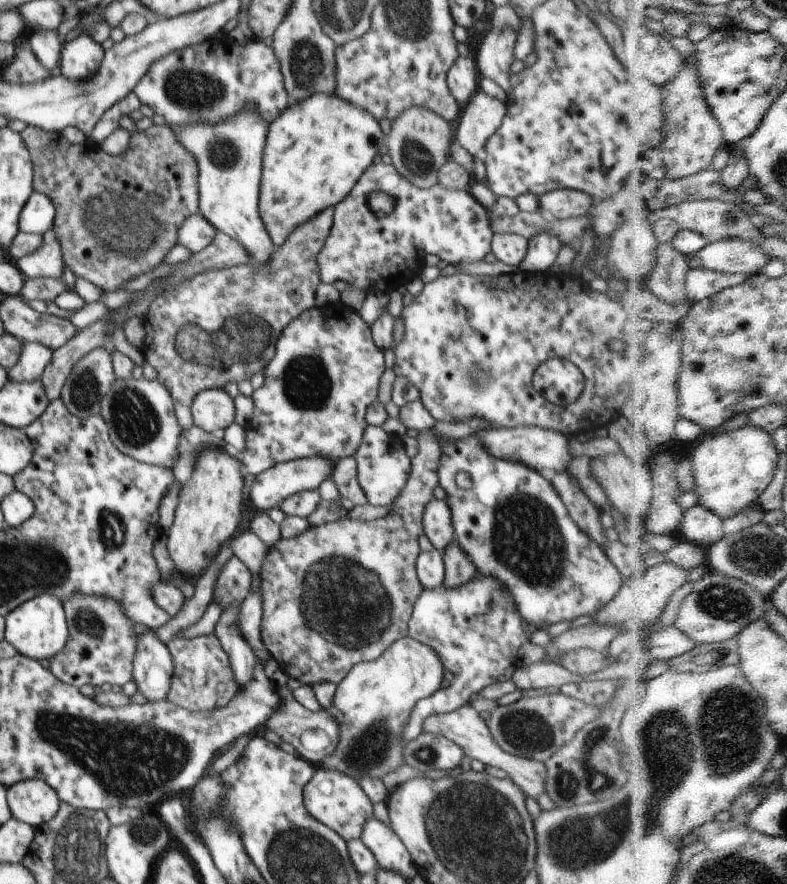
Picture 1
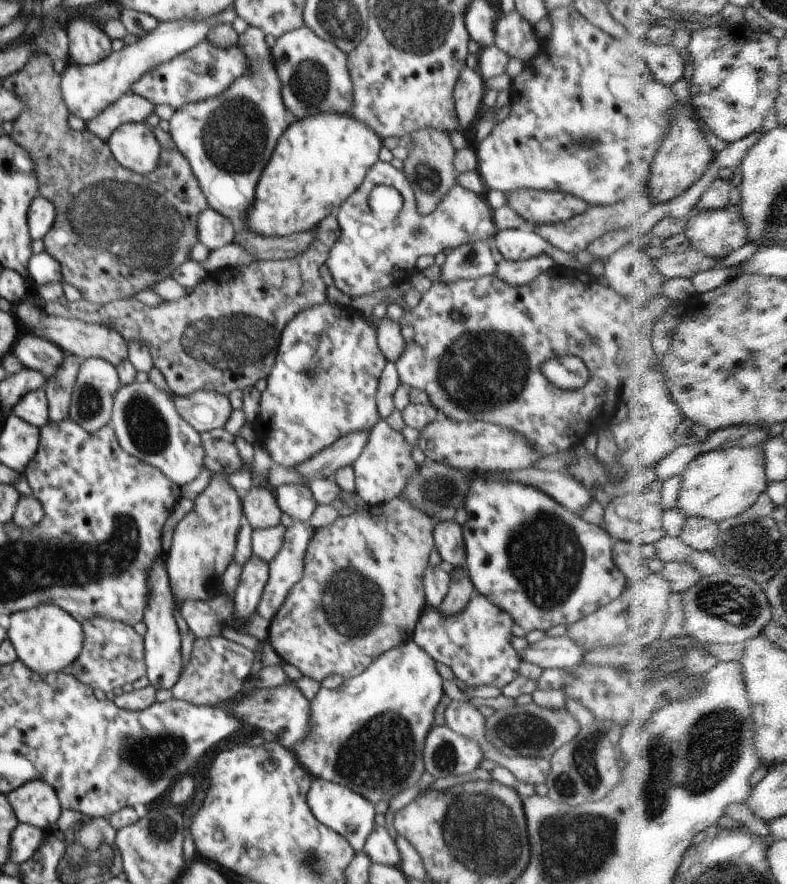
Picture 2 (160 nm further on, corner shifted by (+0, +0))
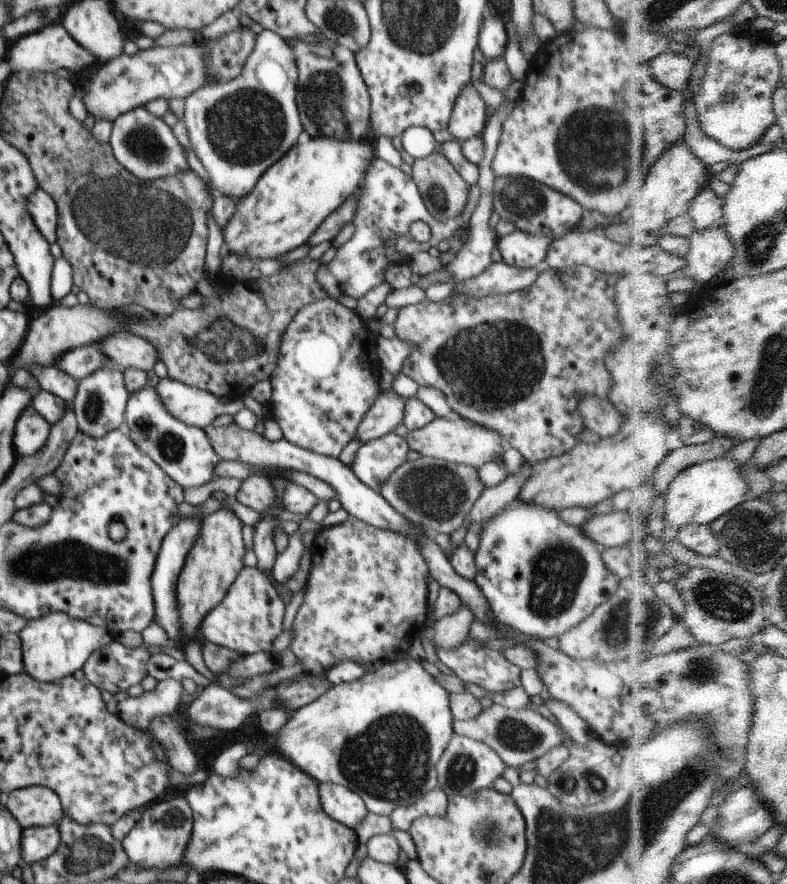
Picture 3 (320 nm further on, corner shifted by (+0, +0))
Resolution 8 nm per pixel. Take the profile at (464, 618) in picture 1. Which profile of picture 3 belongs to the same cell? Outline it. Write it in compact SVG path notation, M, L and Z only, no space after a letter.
M467 639L456 650L438 649L435 645L437 657L441 660L463 683L478 684L488 692L506 692L521 686L520 671L521 668L513 665L507 658L504 658L503 652L487 648L478 648L474 639Z

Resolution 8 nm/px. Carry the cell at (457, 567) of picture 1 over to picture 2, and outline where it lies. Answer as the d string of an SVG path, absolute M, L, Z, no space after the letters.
M456 567L451 576L448 594L444 597L438 610L445 617L455 617L460 614L471 601L470 594L475 587L465 568Z

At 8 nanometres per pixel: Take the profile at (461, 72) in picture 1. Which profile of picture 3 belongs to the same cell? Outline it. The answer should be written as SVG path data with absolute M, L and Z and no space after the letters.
M471 81L462 89L447 126L450 134L460 142L481 136L487 125L487 105L473 83Z

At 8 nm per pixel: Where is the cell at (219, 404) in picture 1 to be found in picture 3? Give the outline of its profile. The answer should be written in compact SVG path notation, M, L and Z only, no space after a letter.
M170 377L160 379L154 389L168 413L179 421L202 430L212 425L211 422L217 416L235 416L245 407L242 398L223 399Z

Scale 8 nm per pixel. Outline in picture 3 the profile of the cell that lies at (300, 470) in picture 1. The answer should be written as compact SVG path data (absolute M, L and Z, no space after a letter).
M381 391L362 419L357 434L363 444L391 433L403 423L407 400L394 391Z

